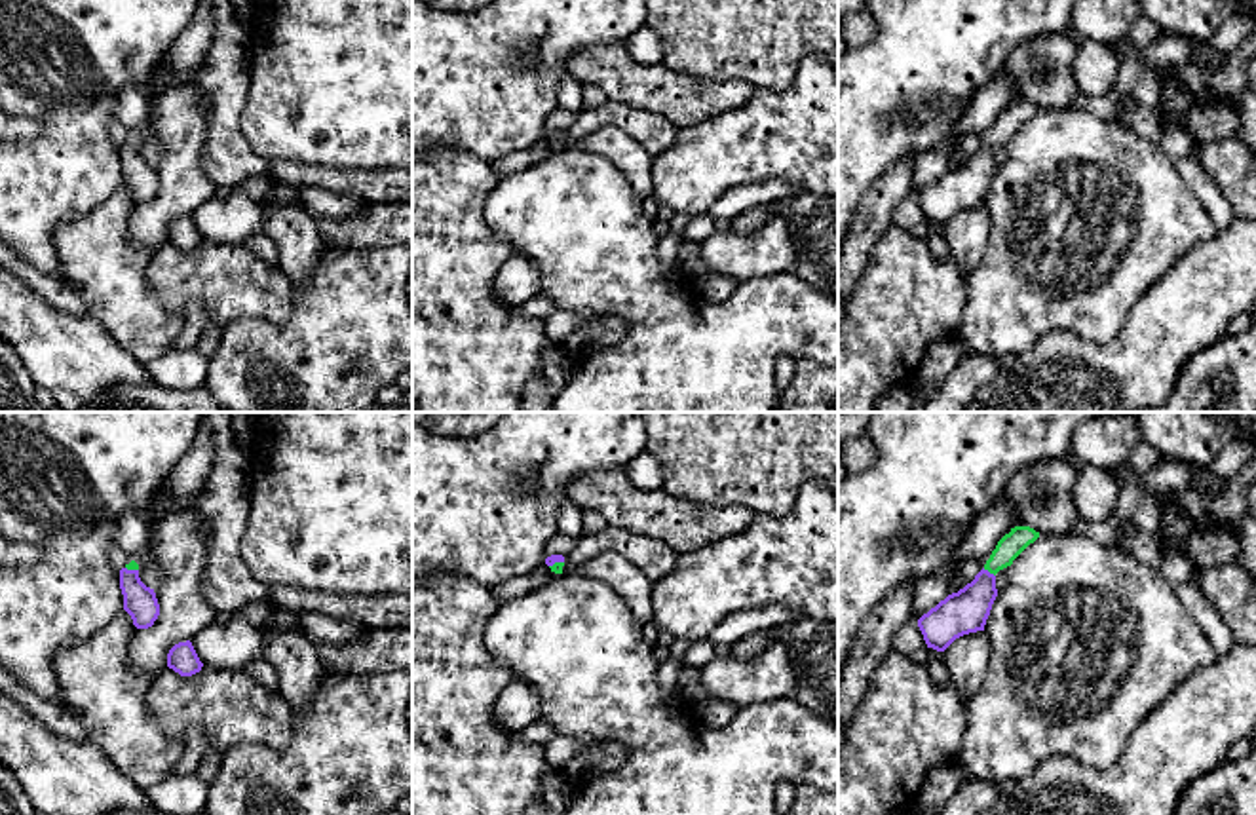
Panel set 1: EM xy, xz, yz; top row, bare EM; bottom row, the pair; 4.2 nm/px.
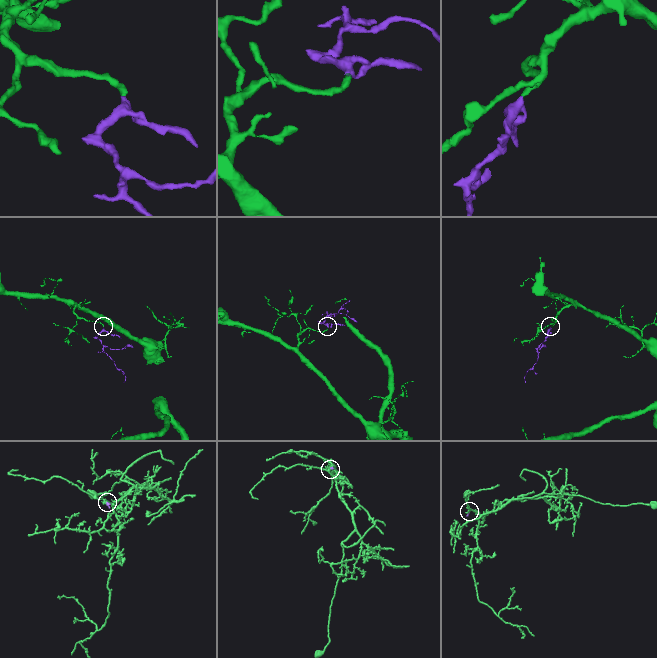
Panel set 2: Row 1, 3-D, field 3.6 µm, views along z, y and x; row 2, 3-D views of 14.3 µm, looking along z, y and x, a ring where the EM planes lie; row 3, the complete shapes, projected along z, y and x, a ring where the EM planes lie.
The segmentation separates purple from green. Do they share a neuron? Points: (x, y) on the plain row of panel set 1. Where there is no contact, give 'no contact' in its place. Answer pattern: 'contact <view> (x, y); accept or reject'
contact yz (987, 145); accept

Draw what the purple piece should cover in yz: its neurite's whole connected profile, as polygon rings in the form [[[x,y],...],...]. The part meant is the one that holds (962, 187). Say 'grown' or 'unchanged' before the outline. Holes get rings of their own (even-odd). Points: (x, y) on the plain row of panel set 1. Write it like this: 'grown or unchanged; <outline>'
grown; [[[1015,101],[1005,108],[984,142],[958,167],[948,169],[935,182],[918,194],[927,222],[944,226],[956,213],[984,205],[992,179],[998,171],[996,148],[1013,139],[1013,135],[1036,114],[1039,106],[1030,101]]]

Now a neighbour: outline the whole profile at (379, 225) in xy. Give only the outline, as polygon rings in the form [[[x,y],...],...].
[[[412,201],[371,203],[342,218],[314,217],[314,222],[325,247],[403,245],[412,251]]]

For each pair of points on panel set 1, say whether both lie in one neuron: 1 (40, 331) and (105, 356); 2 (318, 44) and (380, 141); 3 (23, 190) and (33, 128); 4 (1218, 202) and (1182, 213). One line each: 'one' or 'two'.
1: one
2: one
3: two
4: two

